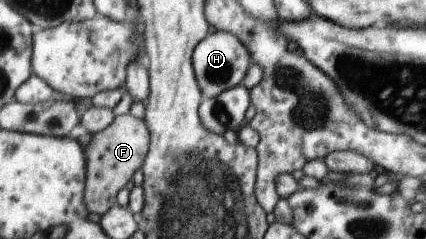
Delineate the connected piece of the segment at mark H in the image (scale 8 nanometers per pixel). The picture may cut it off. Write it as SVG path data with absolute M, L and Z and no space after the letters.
M220 30L208 34L195 50L195 71L204 96L216 98L220 93L226 93L228 89L236 88L244 80L252 60L253 56L246 44L232 32Z

